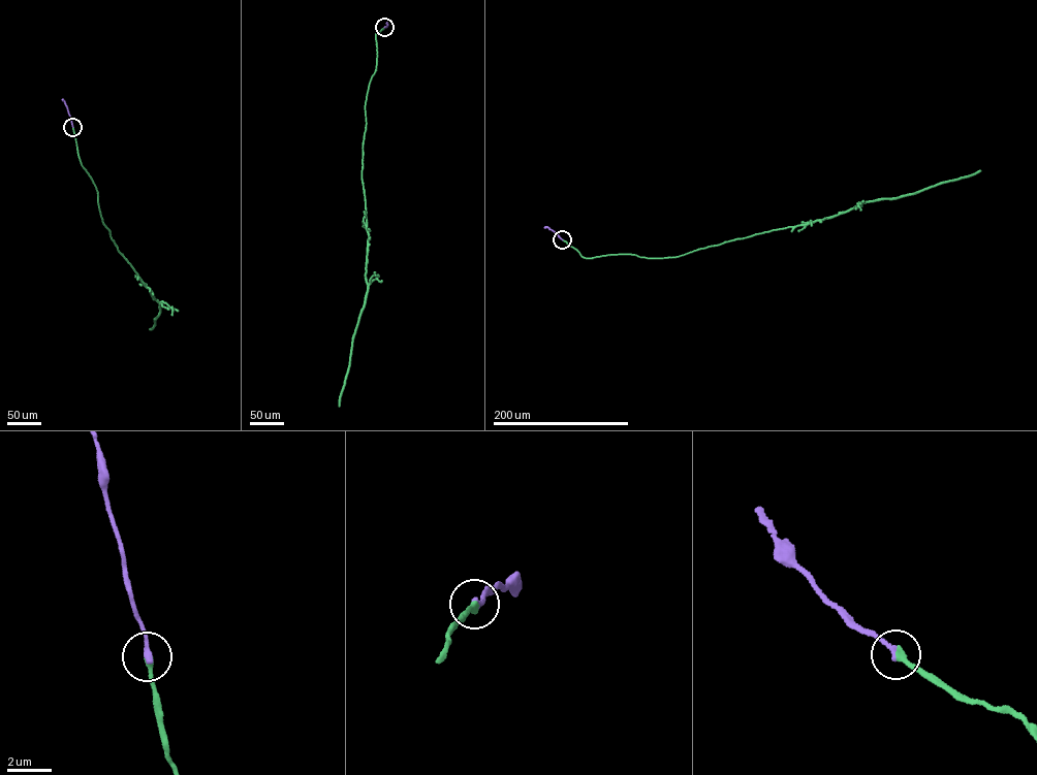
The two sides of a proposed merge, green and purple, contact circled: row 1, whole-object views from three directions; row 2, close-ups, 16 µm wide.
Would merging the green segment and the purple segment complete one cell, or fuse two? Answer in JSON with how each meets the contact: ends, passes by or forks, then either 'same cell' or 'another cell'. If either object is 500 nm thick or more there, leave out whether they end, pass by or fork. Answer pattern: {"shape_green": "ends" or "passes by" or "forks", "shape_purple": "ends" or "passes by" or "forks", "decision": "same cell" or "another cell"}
{"shape_green": "ends", "shape_purple": "ends", "decision": "same cell"}

